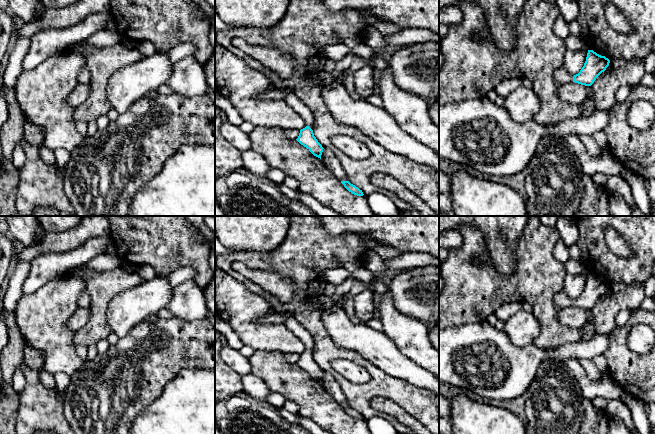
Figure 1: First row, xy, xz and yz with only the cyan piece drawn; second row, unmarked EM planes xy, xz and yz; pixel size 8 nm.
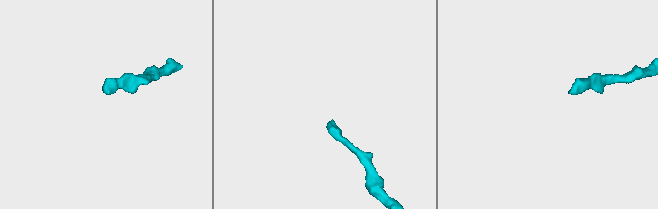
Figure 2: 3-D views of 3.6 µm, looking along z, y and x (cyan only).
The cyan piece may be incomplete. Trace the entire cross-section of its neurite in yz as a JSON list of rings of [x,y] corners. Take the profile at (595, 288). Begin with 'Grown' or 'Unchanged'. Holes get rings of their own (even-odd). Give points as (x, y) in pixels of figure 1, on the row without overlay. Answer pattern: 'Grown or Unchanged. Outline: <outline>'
Grown. Outline: [[[588,274],[586,285],[580,296],[574,300],[570,299],[565,291],[555,295],[555,304],[559,309],[575,306],[585,310],[591,310],[596,302],[606,294],[610,284],[601,280],[593,274]]]

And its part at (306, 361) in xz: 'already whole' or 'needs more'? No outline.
needs more

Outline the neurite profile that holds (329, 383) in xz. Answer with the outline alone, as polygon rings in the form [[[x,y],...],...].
[[[324,372],[321,379],[321,384],[340,406],[349,405],[339,383],[332,375]]]

